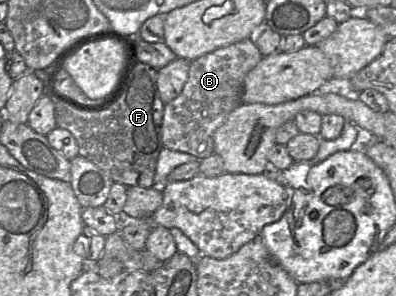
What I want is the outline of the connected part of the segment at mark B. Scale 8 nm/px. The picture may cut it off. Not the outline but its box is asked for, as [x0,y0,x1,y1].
[164,38,263,160]

